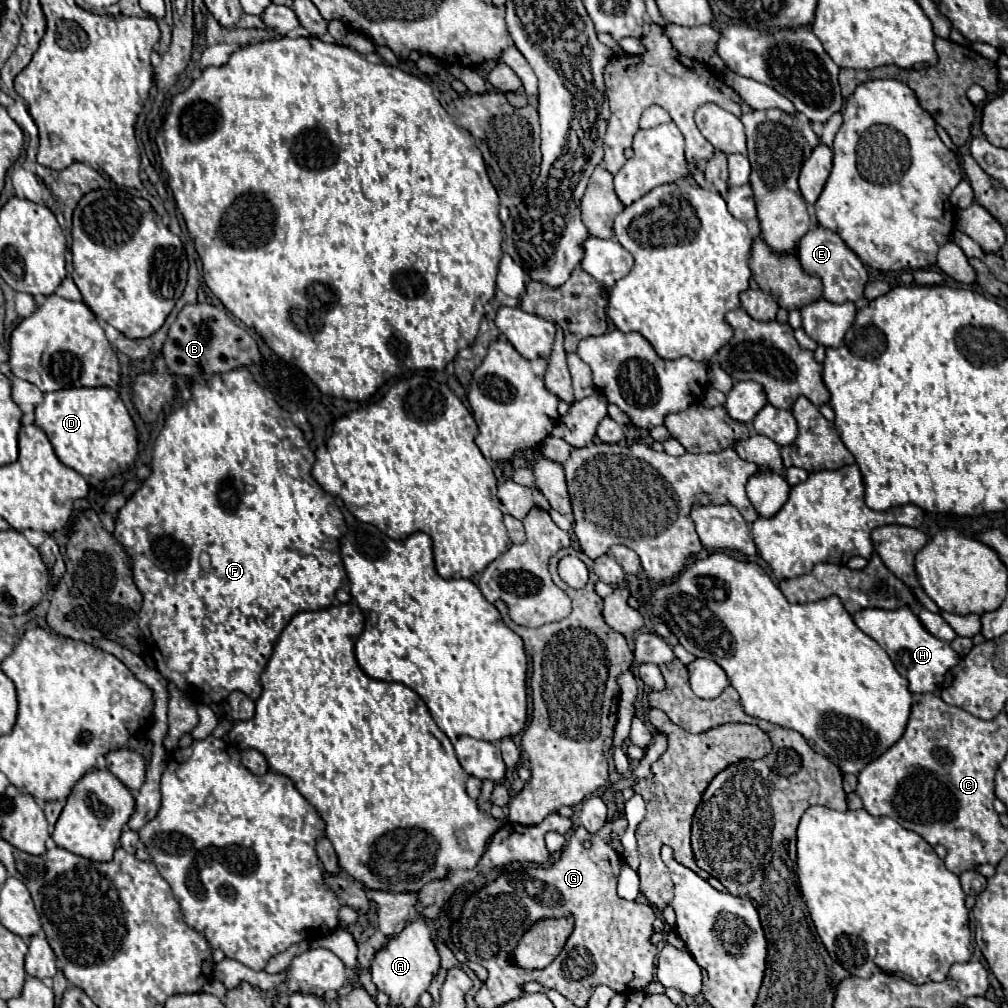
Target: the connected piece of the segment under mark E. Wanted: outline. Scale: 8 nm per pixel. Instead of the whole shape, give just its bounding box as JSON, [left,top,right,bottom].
[798,225,868,305]

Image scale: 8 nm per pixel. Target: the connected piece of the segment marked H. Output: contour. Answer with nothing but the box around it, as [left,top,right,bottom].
[854,607,960,693]

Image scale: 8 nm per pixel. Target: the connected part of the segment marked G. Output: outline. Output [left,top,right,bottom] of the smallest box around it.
[458,813,658,1007]

